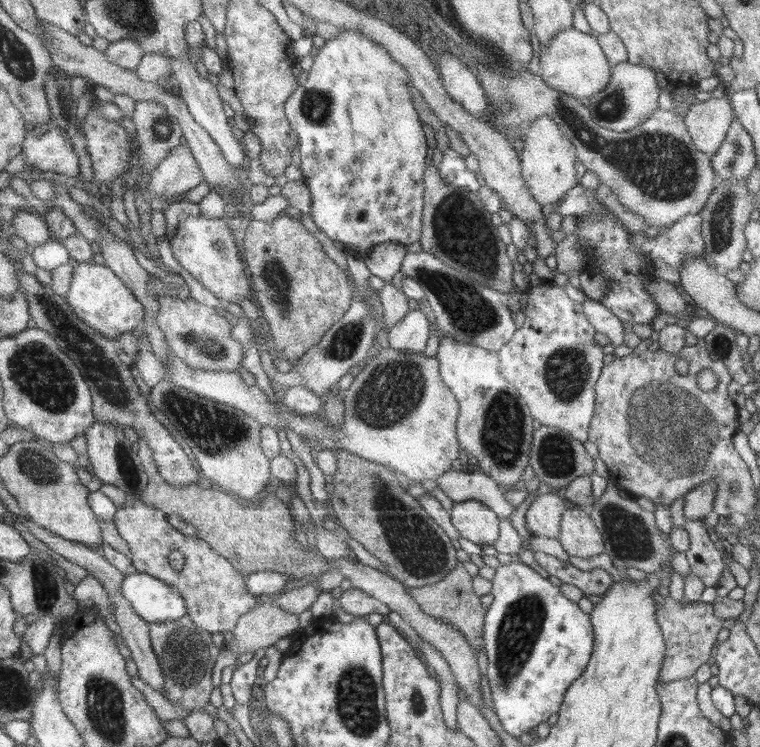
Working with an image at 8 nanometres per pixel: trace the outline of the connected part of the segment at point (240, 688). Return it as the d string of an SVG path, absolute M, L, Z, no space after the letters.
M259 648L253 654L250 661L234 670L229 683L237 704L249 705L249 700L252 698L252 686L259 682L256 678L256 669L259 666L259 660L266 656L266 651L264 648Z

